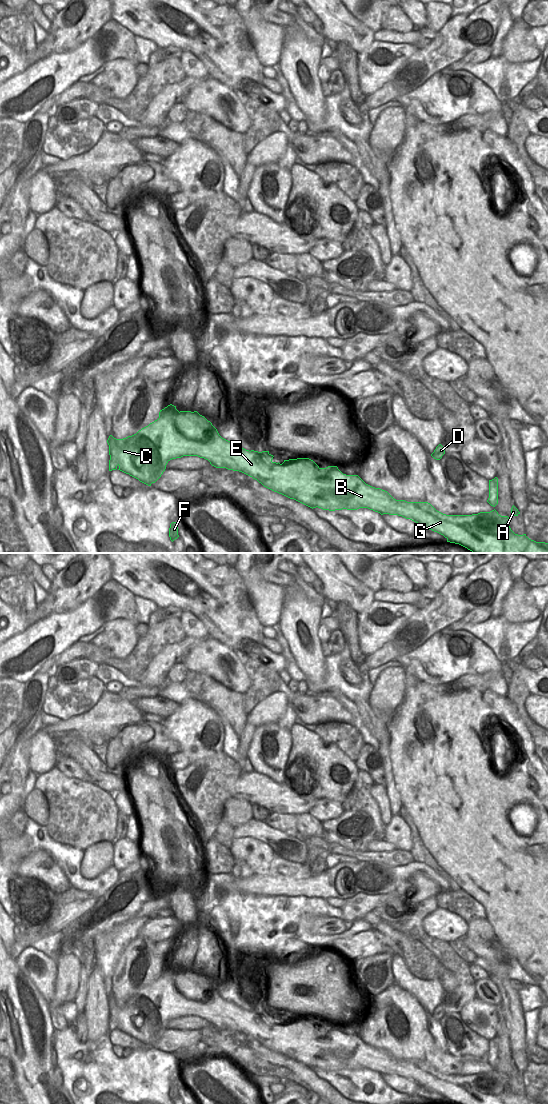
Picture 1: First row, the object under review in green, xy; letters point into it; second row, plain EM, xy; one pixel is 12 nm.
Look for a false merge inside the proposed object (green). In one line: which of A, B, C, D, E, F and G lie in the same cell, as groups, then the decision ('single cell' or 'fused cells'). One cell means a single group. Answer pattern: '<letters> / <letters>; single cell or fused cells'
A B C D E F G; single cell

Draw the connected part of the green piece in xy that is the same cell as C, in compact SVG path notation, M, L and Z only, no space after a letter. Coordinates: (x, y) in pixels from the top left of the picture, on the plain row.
M172 964L160 970L159 978L136 994L123 999L110 995L107 1003L109 1031L118 1029L148 1046L161 1037L170 1020L198 1016L216 1028L242 1032L264 1047L312 1069L318 1067L335 1071L368 1068L381 1075L398 1075L443 1095L447 1102L455 1104L548 1104L531 1100L526 1094L515 1094L509 1086L509 1077L499 1075L495 1069L472 1075L446 1075L428 1062L396 1060L387 1051L366 1044L358 1035L343 1034L337 1026L320 1028L309 1018L284 1020L282 1024L273 1022L274 1016L269 1011L246 1010L222 998L212 983L197 971L179 972Z

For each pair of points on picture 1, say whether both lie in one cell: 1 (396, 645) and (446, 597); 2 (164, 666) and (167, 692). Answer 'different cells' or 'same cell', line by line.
1: same cell
2: different cells

